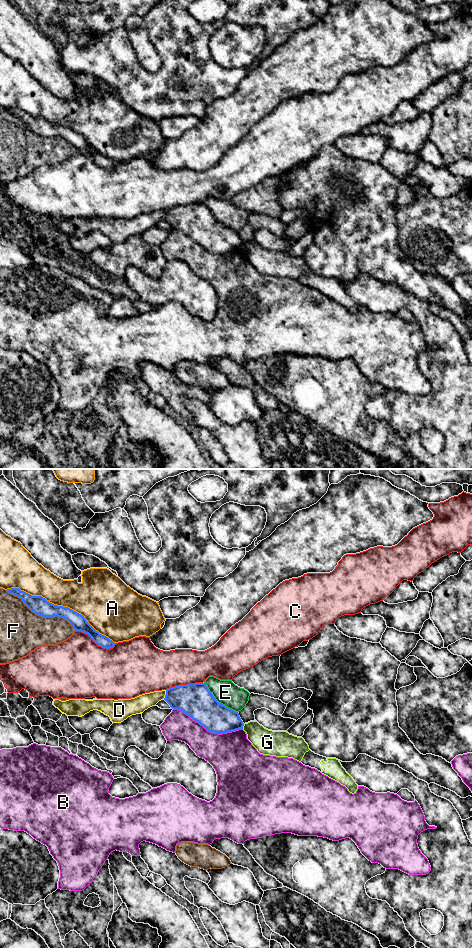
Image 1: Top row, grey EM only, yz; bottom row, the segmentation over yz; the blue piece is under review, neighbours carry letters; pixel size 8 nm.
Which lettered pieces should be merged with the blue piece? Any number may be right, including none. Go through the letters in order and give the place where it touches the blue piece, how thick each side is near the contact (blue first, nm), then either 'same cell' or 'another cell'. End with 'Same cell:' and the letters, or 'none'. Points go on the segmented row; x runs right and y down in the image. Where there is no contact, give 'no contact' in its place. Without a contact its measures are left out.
A: yz (61, 606) | 140/300 nm | another cell
B: yz (208, 730) | 260/340 nm | another cell
C: yz (95, 642) | 120/480 nm | another cell
D: yz (165, 695) | 280/140 nm | another cell
E: yz (217, 701) | 280/190 nm | another cell
F: yz (41, 615) | 140/360 nm | another cell
G: yz (243, 725) | 240/200 nm | another cell
Same cell: none

